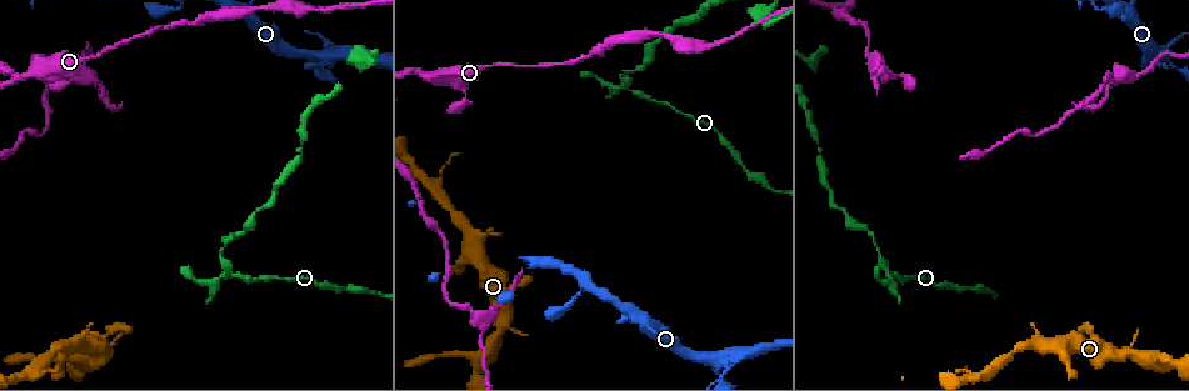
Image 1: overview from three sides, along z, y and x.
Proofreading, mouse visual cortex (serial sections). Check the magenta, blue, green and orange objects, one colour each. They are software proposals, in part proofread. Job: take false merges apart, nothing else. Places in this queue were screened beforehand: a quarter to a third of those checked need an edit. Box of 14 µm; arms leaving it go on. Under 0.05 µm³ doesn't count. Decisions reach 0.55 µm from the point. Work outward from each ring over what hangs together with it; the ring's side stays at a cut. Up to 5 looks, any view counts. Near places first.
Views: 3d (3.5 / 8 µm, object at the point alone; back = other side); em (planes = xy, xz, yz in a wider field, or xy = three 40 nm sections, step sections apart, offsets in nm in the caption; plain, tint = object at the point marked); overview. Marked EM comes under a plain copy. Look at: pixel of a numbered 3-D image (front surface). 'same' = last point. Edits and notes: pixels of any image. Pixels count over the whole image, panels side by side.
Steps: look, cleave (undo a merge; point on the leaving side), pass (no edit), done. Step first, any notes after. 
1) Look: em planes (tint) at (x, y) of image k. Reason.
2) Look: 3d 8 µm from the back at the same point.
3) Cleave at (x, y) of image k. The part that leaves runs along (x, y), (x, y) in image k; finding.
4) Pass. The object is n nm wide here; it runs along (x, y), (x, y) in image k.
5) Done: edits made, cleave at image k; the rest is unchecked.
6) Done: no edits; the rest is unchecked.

Look: 3d 3.5 µm at (231, 277) of image 1. Side arm on a straight run.

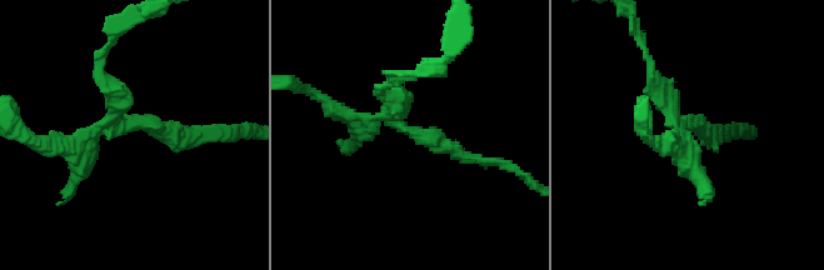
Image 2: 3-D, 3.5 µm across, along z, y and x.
Look: em xy step 5 (tint) at (402, 124) of image 2. 3 arms meet here; the arms are 200, 200, 200 nm wide; shape alone is not enough.

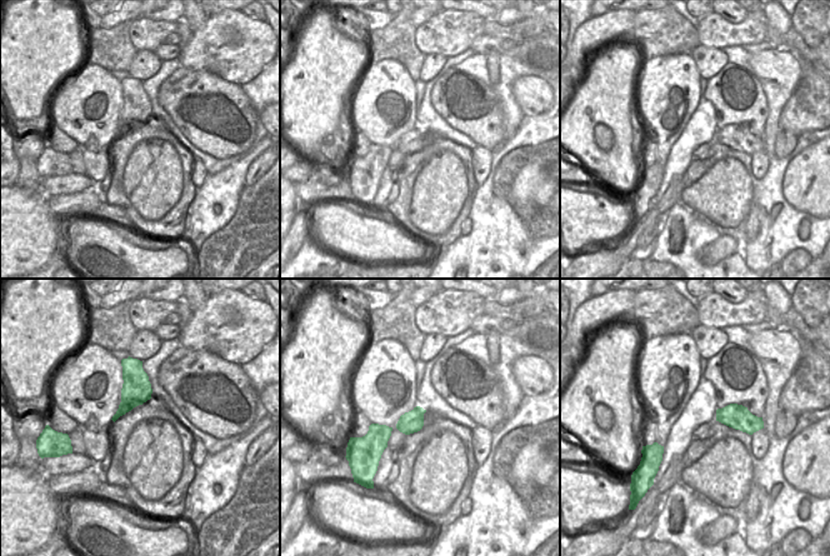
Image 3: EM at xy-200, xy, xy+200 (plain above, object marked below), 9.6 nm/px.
Cleave at (399, 93) of image 2. The part that leaves runs along (398, 120), (379, 89), (413, 75) in image 2; two cells meet here.

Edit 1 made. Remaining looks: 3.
Look: overview.

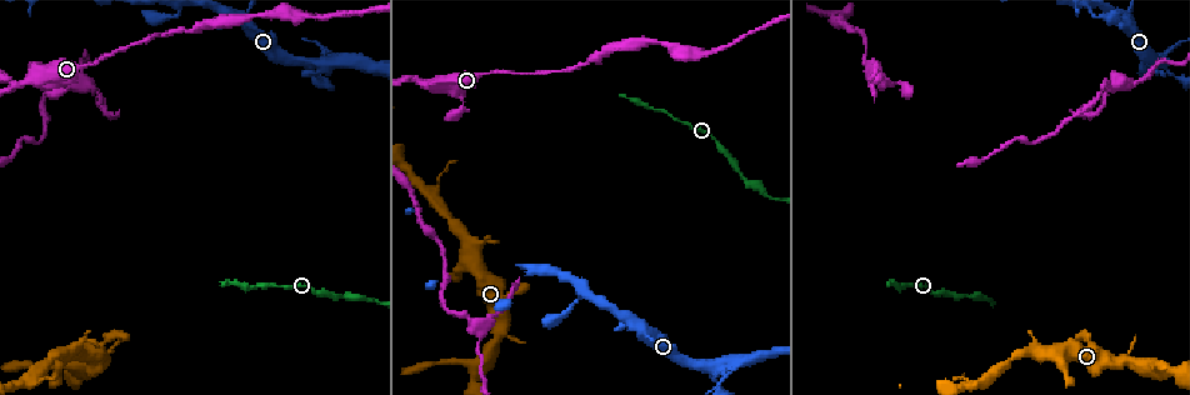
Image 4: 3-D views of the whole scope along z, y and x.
Look: 3d 3.5 µm at (304, 62) of image 4. Four or more arms meet.

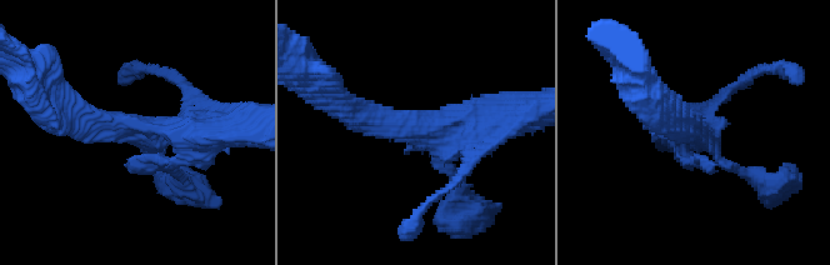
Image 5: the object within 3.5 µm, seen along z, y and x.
Look: em xy step 2 (tint) at (423, 126) of image 5. Now the EM.

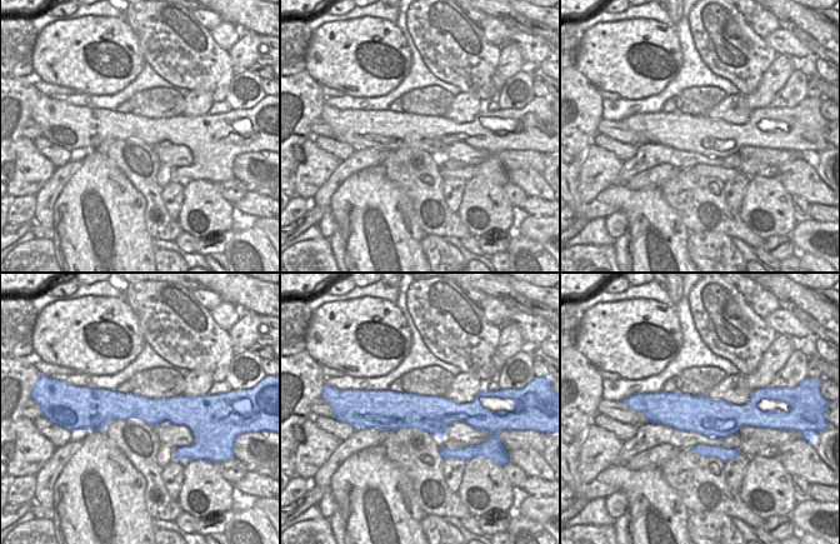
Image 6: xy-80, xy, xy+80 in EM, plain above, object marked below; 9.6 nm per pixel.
Pass. It runs along (366, 405), (463, 412), (474, 420) in image 6; one cell here.

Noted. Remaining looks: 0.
Done: edits made, cleave at image 2; the rest is unchecked.

